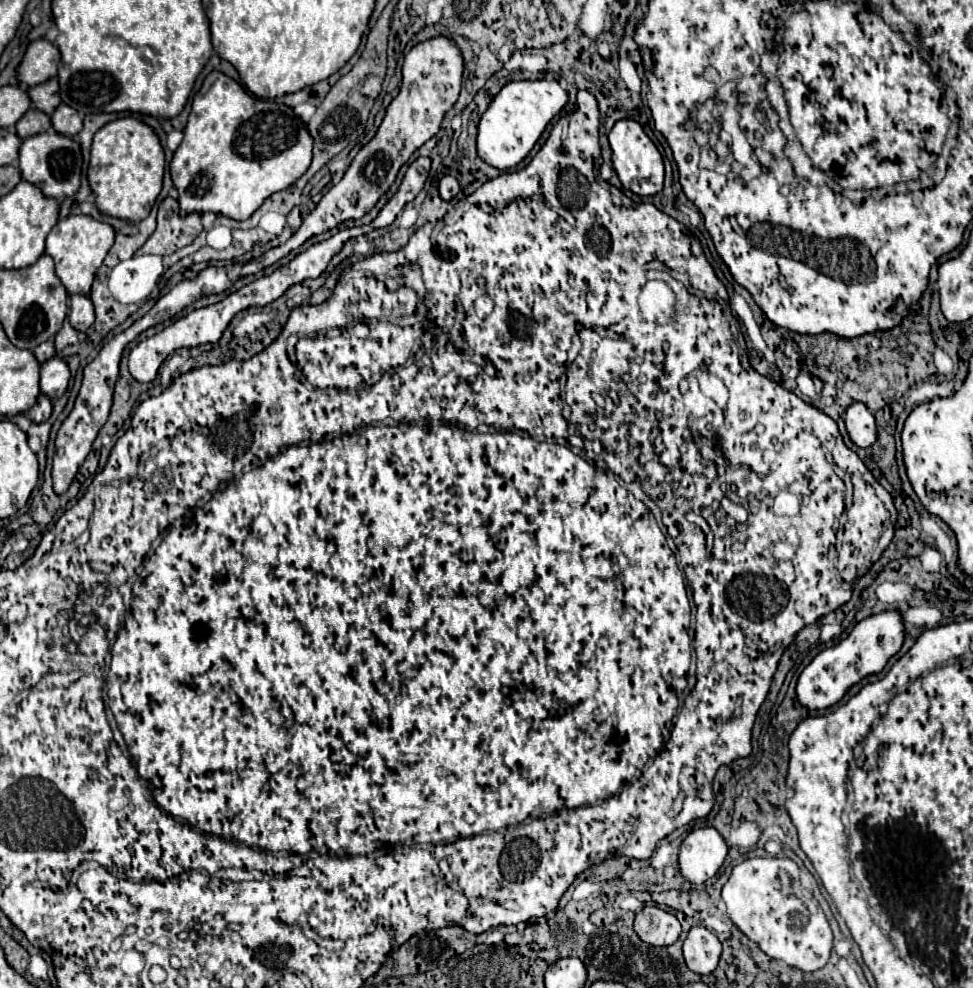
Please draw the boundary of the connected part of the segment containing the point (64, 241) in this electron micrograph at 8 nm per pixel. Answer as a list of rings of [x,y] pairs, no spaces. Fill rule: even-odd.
[[[68,216],[62,218],[46,238],[46,254],[54,258],[56,274],[62,280],[68,294],[90,294],[90,286],[98,268],[102,266],[108,250],[114,242],[114,228],[92,216]]]

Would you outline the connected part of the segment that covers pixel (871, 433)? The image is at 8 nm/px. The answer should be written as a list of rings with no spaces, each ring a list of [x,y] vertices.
[[[860,402],[846,410],[846,430],[850,440],[860,448],[870,448],[878,438],[874,414]]]

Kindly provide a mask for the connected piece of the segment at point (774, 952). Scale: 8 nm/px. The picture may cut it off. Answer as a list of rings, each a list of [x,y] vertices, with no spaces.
[[[748,858],[734,866],[722,900],[732,924],[766,956],[802,972],[816,972],[830,958],[832,930],[818,900],[800,886],[798,874],[800,868],[790,858]]]

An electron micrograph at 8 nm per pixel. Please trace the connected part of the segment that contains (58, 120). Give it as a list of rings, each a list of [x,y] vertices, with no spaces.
[[[60,104],[60,106],[54,110],[54,114],[52,114],[52,126],[54,126],[54,130],[60,132],[60,134],[76,136],[76,134],[82,130],[84,122],[82,122],[82,118],[78,116],[78,112],[72,110],[72,106]]]

